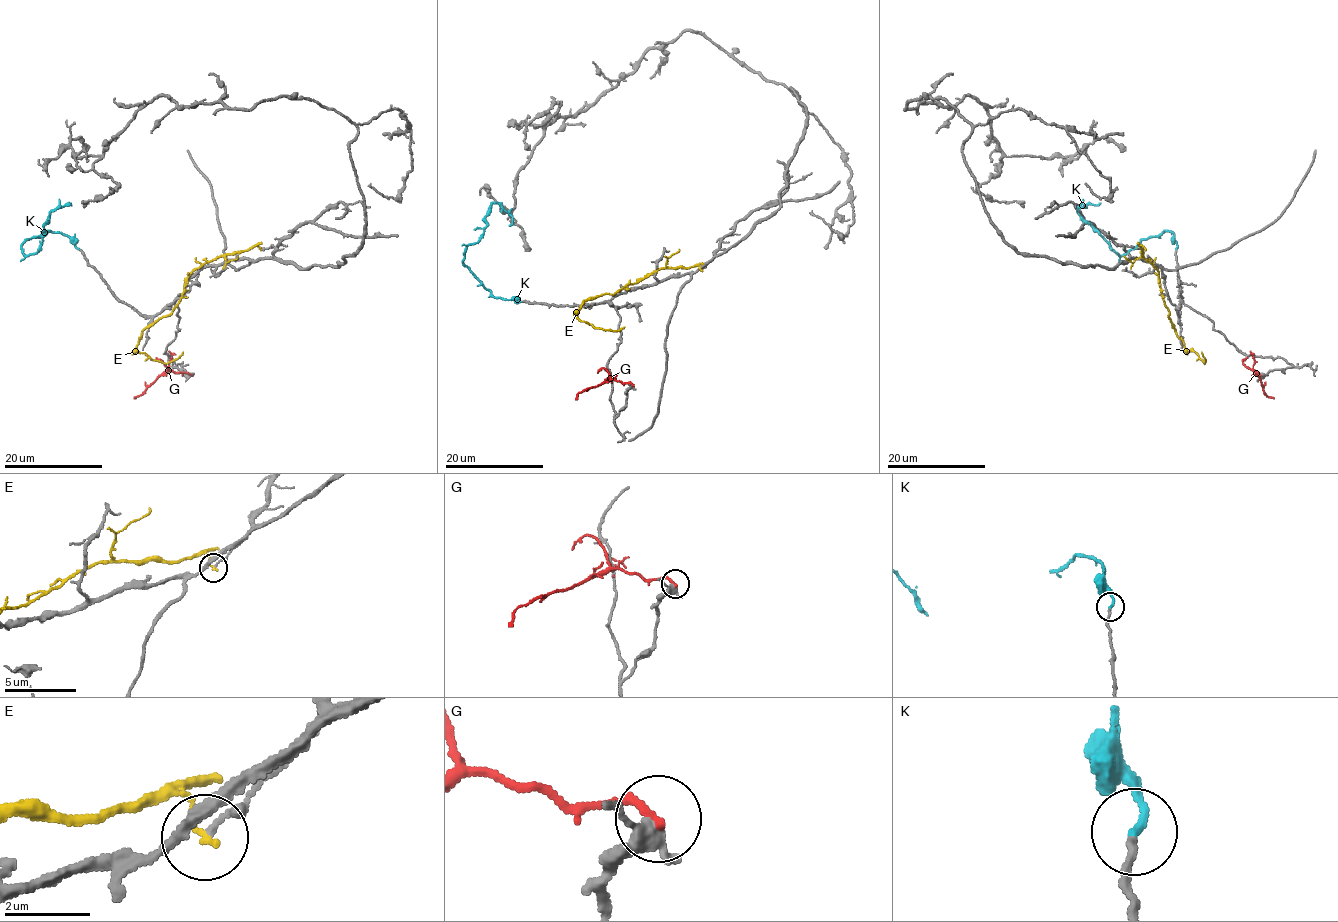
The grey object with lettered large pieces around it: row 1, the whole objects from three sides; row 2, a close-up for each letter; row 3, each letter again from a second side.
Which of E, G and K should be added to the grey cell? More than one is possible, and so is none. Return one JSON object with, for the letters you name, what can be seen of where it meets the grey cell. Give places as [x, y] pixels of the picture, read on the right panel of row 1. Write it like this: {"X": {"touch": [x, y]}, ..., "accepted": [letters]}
{"K": {"touch": [1176, 248]}, "accepted": ["K"]}

